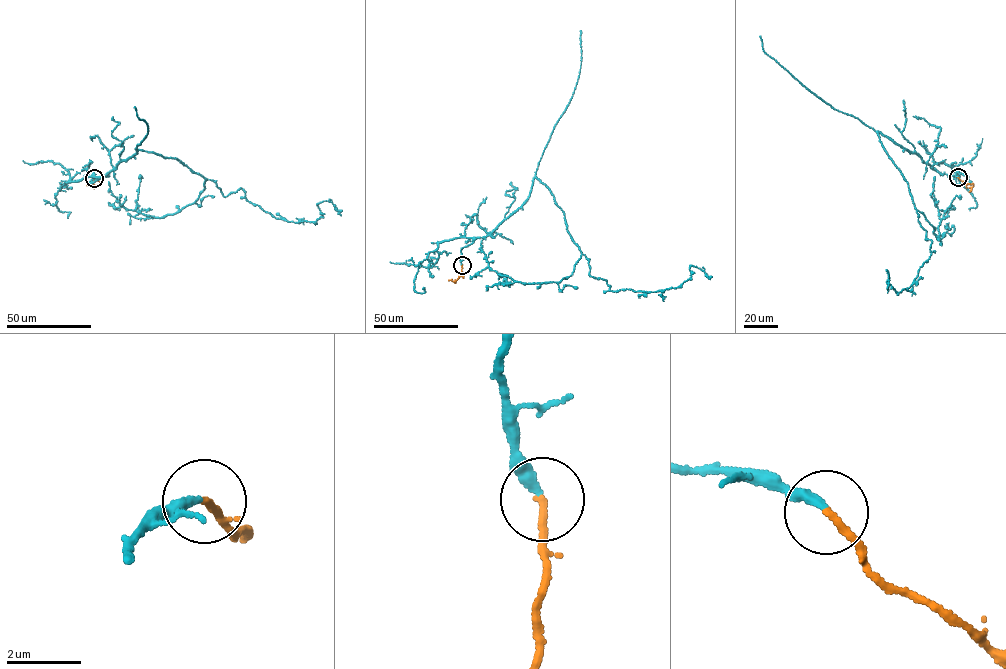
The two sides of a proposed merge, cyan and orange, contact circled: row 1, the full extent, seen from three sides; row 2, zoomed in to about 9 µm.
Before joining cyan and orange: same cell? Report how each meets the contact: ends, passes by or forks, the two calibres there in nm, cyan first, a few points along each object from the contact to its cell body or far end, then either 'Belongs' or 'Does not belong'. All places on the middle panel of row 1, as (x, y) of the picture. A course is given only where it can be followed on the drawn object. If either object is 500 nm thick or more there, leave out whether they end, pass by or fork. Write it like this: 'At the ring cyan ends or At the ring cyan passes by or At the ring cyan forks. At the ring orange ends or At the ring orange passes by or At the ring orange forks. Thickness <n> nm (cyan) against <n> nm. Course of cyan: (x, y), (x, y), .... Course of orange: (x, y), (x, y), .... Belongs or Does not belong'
At the ring cyan ends. At the ring orange ends. Thickness 280 nm (cyan) against 190 nm. Course of cyan: (462, 264), (461, 249), (517, 210), (534, 178), (610, 291), (675, 288), (692, 266), (710, 279). Course of orange: (462, 264), (459, 277), (454, 282), (448, 280). Belongs

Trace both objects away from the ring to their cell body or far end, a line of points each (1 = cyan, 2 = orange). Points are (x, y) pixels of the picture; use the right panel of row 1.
1: (958, 177), (939, 173), (878, 132), (932, 241), (910, 287), (897, 292), (886, 270), (888, 292)
2: (958, 177), (973, 184), (971, 187)

